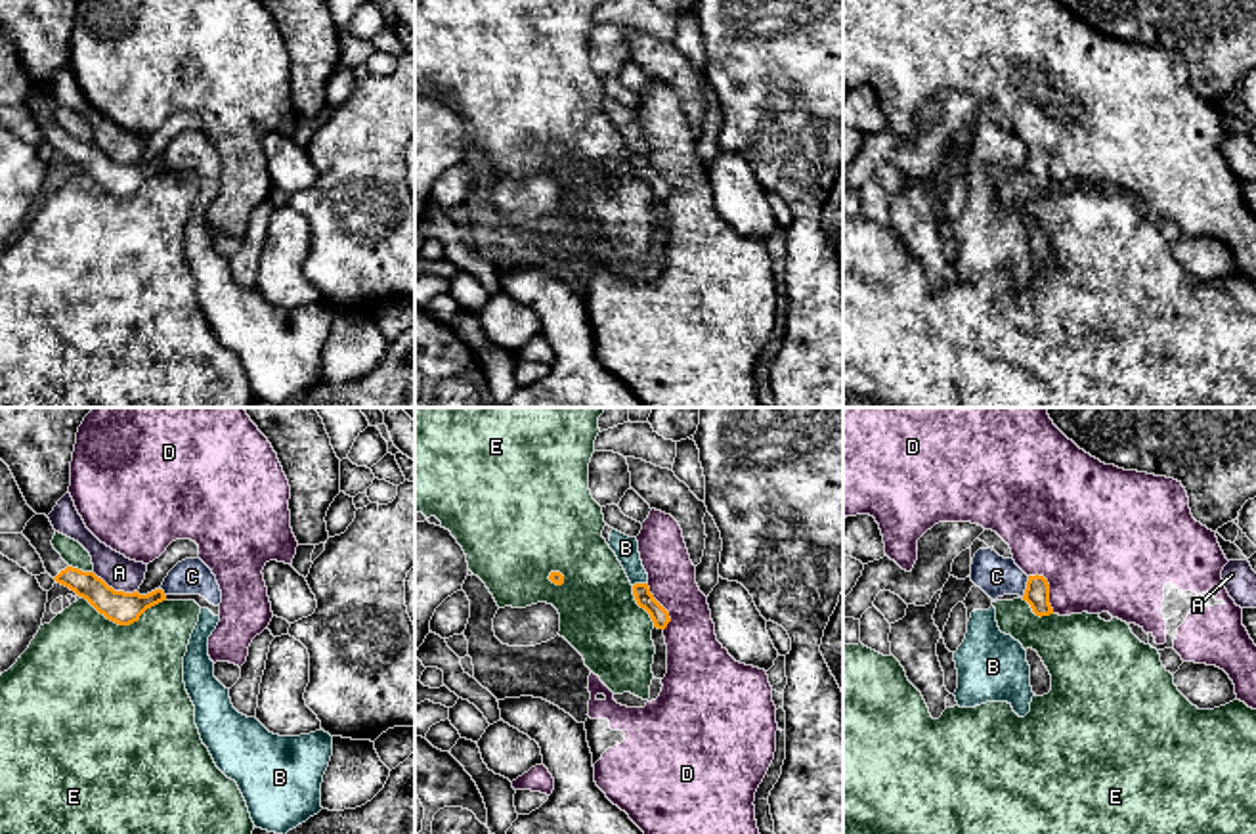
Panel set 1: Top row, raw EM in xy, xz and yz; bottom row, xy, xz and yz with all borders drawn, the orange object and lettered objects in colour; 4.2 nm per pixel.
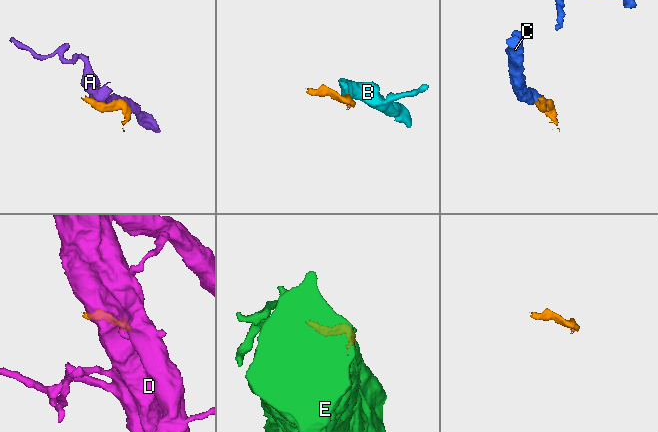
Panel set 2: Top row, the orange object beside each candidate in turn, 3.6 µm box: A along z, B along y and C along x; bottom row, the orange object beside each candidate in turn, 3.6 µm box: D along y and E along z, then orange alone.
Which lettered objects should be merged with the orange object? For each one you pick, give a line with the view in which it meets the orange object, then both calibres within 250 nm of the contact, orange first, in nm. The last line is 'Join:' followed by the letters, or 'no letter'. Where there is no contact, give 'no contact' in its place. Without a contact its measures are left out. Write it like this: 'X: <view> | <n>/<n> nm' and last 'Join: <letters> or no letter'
Join: no letter

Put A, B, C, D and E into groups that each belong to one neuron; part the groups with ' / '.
A / B C / D / E

